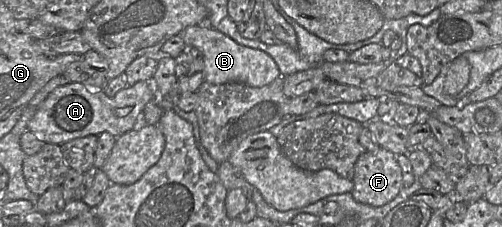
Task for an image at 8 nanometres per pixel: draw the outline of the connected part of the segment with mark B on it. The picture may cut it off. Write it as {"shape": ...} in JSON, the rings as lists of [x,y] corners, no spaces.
{"shape":[[[195,25],[185,28],[179,34],[188,48],[197,48],[203,53],[204,70],[202,72],[206,82],[211,84],[238,82],[251,87],[263,87],[281,75],[276,62],[267,53],[240,45],[217,29],[207,25]]]}

